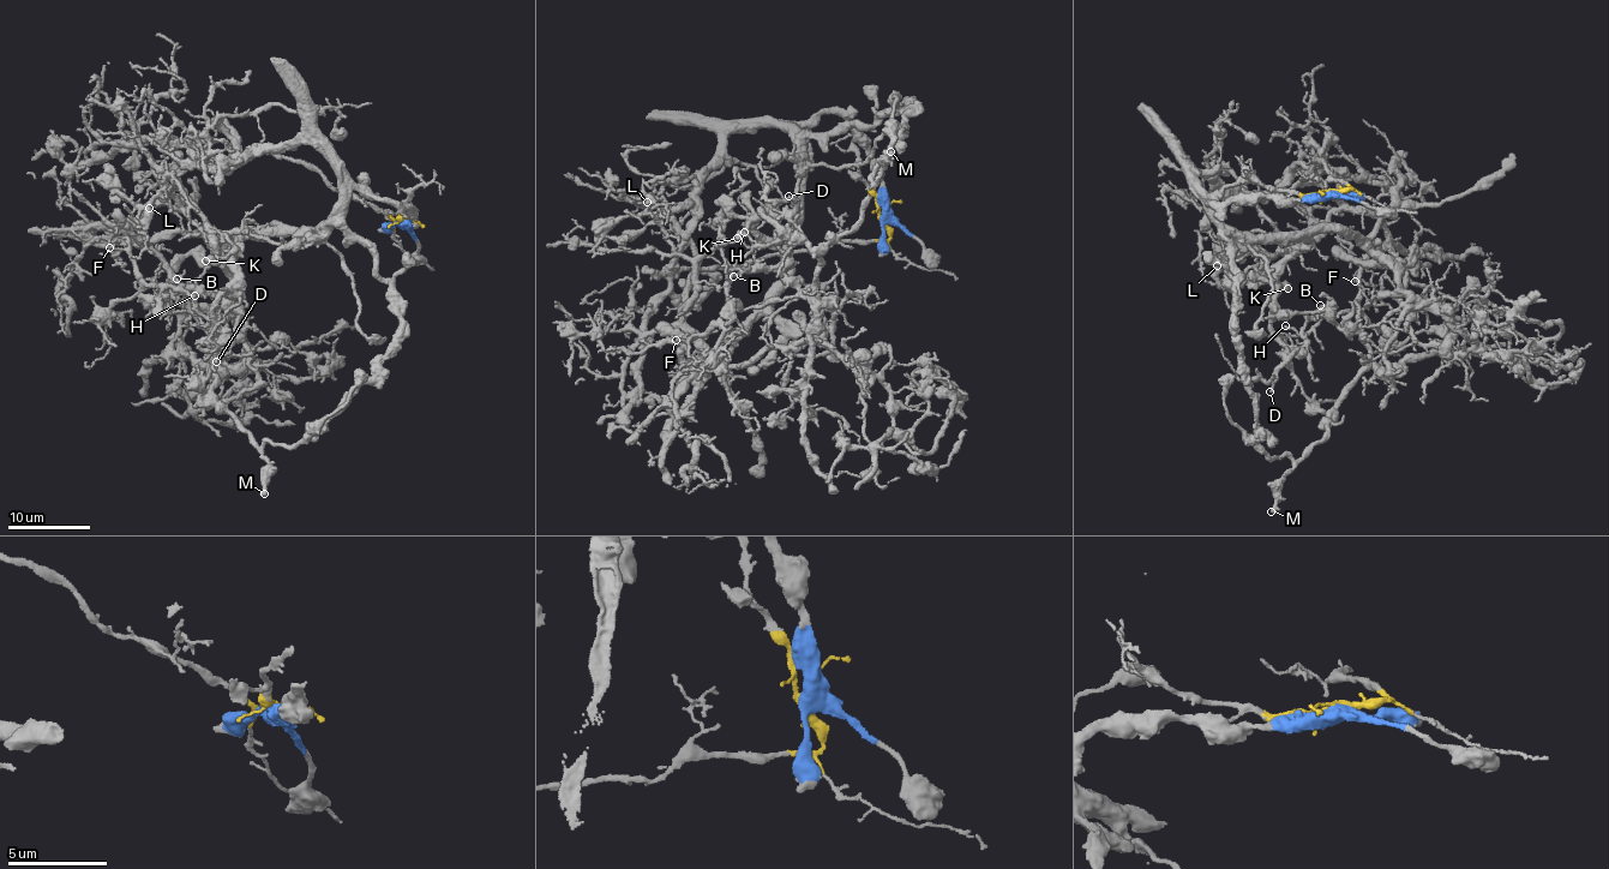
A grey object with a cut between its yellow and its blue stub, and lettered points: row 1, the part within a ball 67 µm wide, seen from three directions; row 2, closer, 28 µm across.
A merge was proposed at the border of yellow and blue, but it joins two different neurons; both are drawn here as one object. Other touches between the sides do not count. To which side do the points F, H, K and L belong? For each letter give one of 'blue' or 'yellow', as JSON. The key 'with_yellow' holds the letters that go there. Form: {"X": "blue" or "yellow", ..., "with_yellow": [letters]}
{"F": "yellow", "H": "yellow", "K": "blue", "L": "yellow", "with_yellow": ["F", "H", "L"]}

